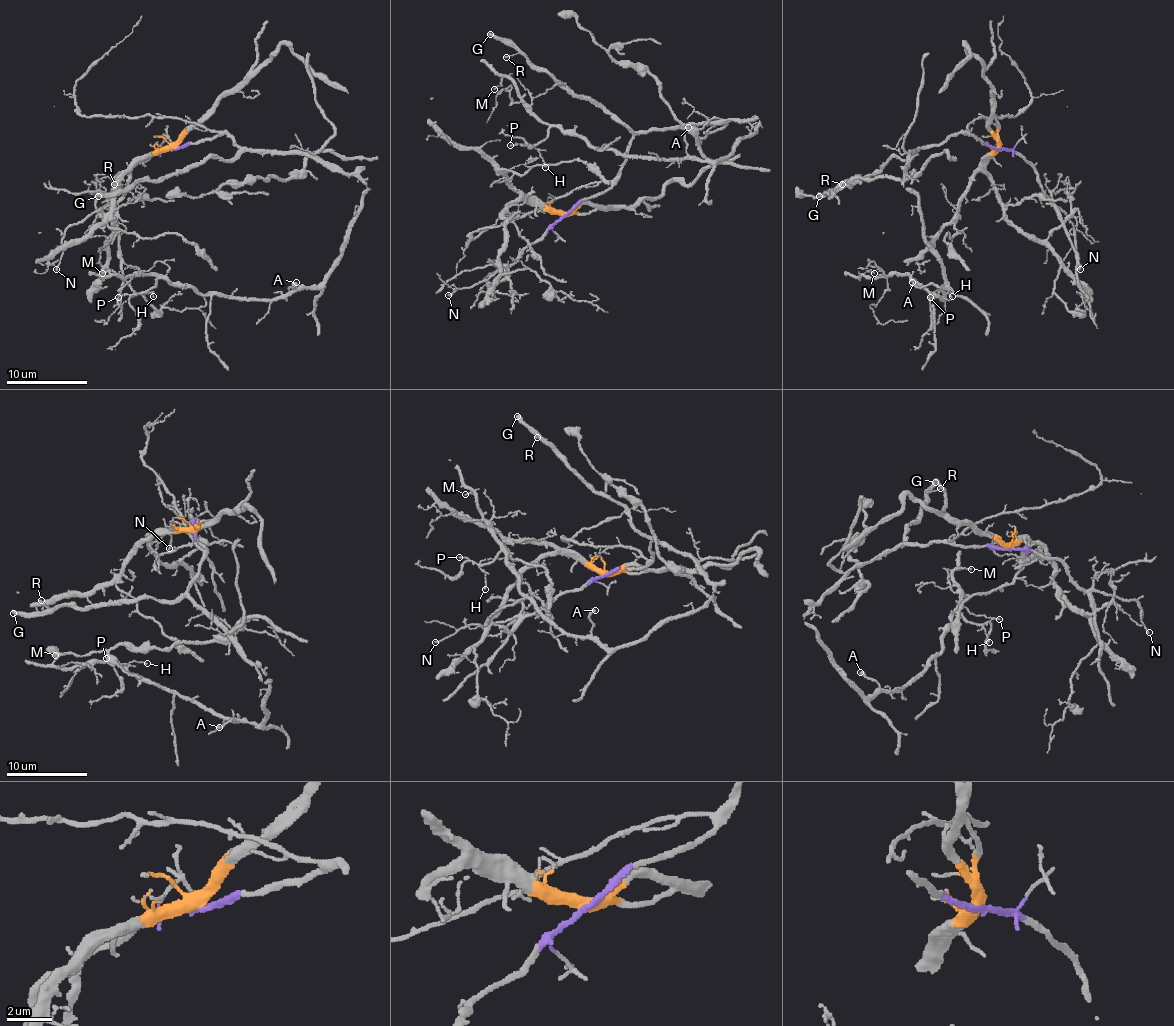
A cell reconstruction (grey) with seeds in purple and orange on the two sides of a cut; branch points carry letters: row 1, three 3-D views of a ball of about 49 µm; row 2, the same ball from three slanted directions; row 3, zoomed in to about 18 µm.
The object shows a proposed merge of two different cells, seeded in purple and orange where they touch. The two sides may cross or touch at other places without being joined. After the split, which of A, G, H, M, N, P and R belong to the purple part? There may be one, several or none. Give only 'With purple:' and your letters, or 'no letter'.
With purple: A, G, H, M, N, P, R

